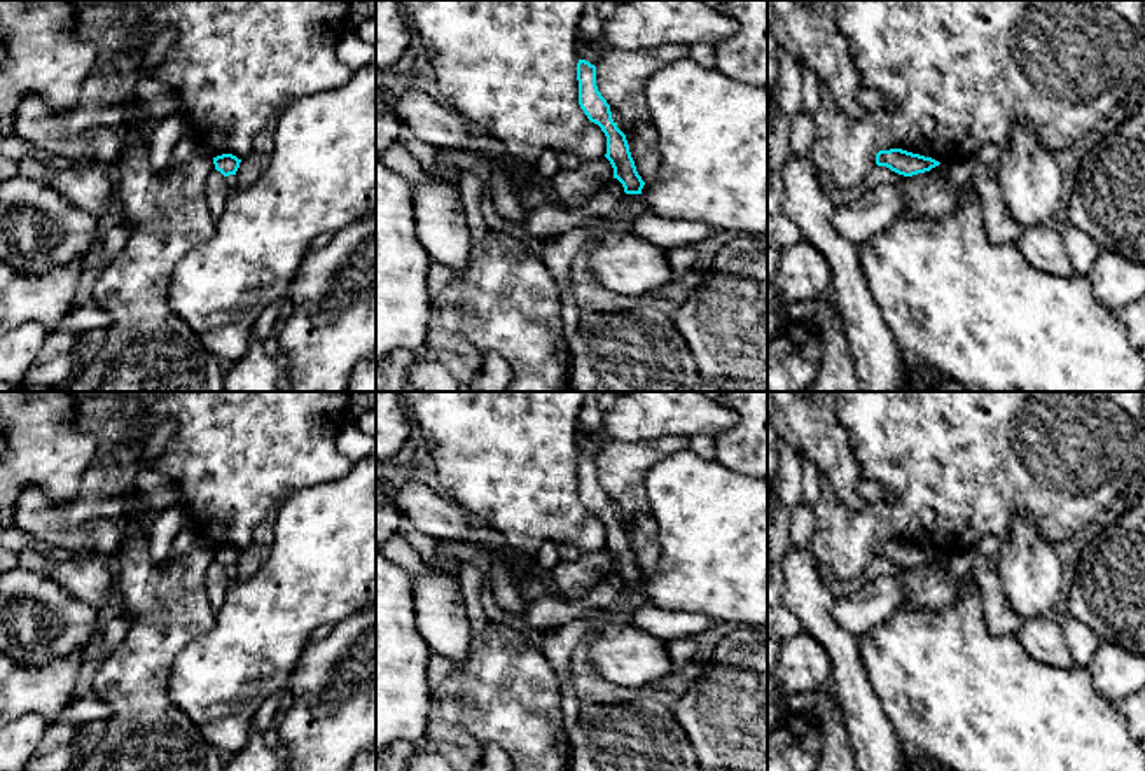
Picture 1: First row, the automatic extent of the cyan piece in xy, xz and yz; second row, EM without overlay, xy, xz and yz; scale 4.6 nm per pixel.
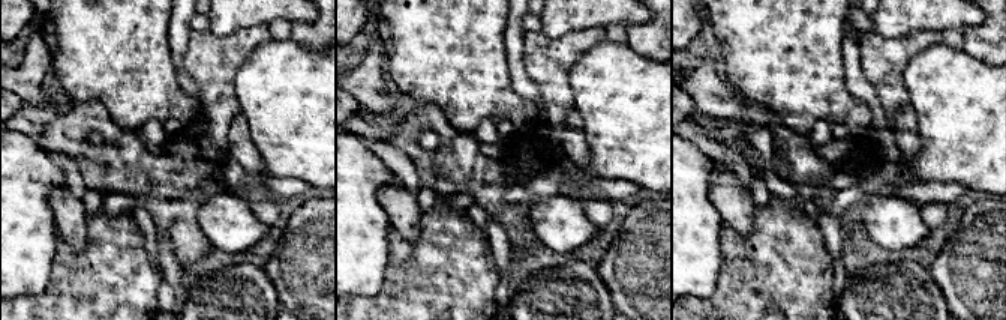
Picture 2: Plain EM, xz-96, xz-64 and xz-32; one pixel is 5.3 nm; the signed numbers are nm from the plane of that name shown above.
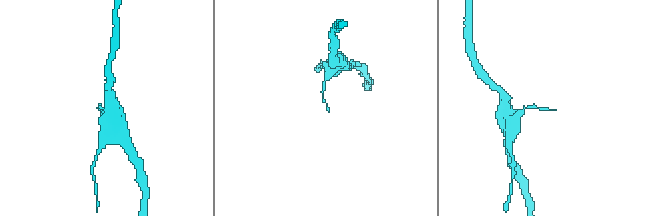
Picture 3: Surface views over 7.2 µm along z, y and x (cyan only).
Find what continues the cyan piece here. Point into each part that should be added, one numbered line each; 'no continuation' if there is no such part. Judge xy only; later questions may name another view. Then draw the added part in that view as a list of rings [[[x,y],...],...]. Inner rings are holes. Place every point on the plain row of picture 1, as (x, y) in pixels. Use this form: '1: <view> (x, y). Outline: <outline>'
no continuation

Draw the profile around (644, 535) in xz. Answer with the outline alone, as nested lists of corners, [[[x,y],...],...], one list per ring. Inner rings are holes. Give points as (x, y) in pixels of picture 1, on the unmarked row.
[[[638,514],[626,524],[636,563],[645,575],[652,575],[659,566],[659,530],[652,514]]]

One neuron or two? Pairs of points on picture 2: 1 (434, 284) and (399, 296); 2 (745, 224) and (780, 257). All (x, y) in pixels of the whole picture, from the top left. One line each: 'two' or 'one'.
1: one
2: two

